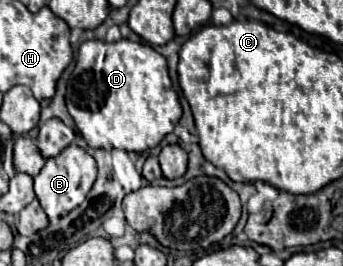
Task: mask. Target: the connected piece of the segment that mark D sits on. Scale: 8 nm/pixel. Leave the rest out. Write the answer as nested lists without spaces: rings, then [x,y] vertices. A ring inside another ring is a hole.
[[[119,39],[113,43],[105,41],[83,41],[77,53],[77,63],[67,83],[65,103],[69,115],[73,117],[81,137],[93,149],[123,149],[143,153],[159,145],[159,141],[175,129],[181,119],[181,103],[177,91],[167,73],[167,61],[147,43],[135,43],[129,39]]]

